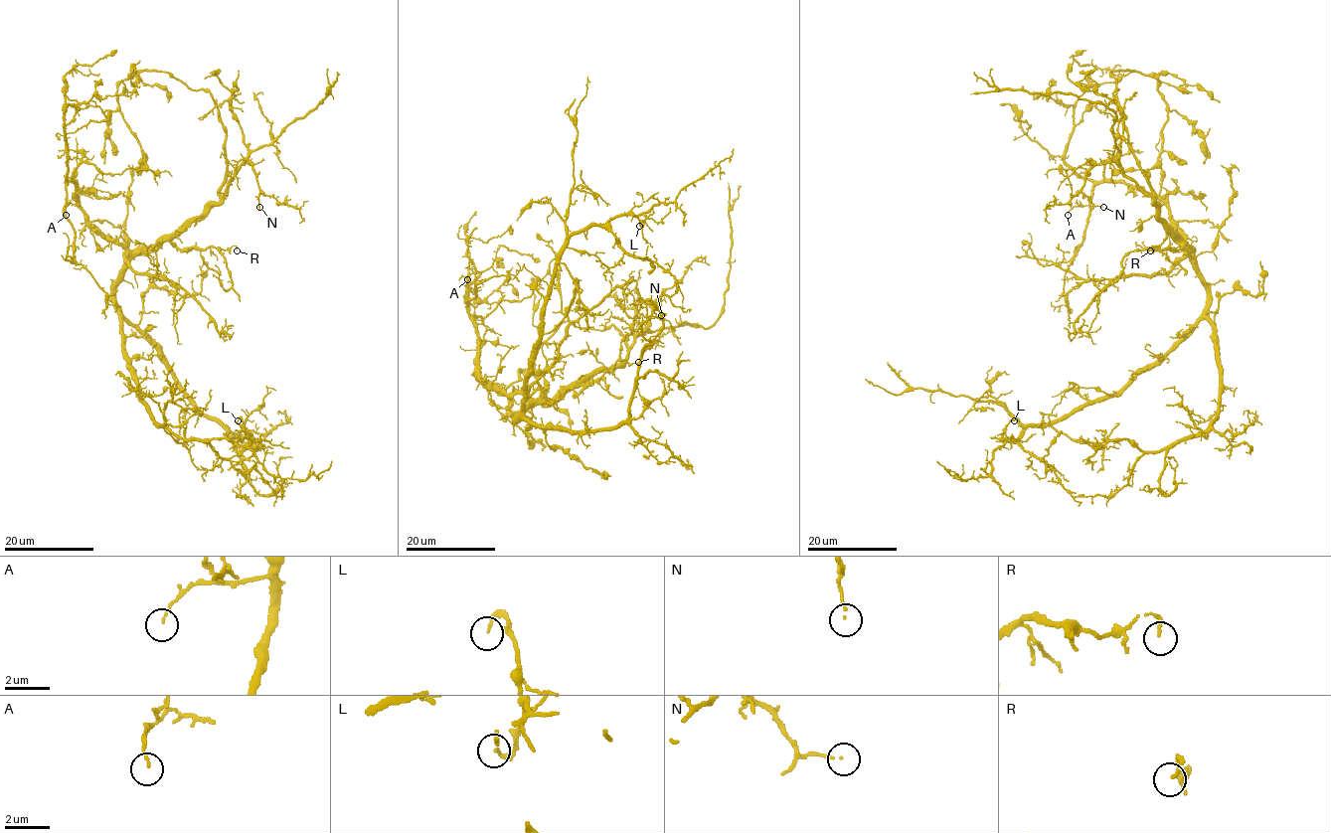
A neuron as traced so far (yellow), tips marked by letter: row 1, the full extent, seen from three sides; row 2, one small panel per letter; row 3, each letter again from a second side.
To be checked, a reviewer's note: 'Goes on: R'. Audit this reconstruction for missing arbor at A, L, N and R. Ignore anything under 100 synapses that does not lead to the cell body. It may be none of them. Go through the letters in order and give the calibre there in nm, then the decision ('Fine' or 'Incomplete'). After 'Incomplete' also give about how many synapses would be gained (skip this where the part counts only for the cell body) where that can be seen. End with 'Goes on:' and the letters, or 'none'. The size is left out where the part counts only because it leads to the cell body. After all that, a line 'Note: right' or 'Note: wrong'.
A: Thickness 80 nm. Fine
L: Thickness 90 nm. Fine
N: Thickness 90 nm. Fine
R: Thickness 110 nm. Fine
Goes on: none
Note: wrong

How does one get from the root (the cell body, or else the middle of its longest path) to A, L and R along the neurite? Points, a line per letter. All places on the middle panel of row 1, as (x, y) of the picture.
A: (534, 402), (522, 394), (504, 394), (481, 377), (479, 340), (467, 307), (467, 279)
L: (534, 402), (516, 419), (561, 247), (582, 228), (605, 226), (624, 215), (646, 217), (639, 226)
R: (534, 402), (553, 401), (569, 389), (579, 393), (618, 361), (624, 359), (630, 364), (638, 362)

